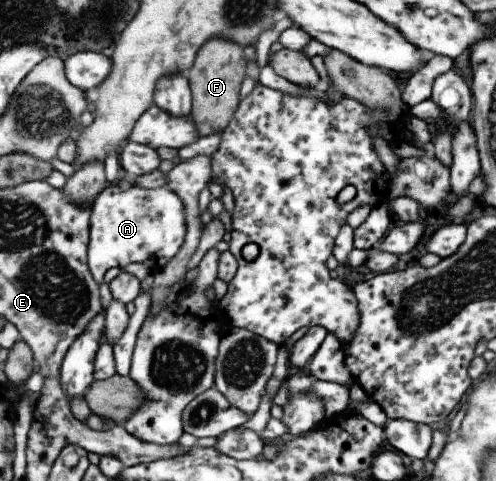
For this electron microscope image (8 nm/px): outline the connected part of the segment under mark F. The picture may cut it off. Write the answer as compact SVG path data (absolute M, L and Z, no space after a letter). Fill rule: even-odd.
M212 38L212 42L208 42L208 46L204 46L204 50L200 50L200 58L196 58L196 66L192 64L186 72L191 90L189 114L195 120L200 137L226 129L228 121L231 120L233 112L236 110L239 103L238 89L246 77L244 73L246 60L242 49L237 42Z

